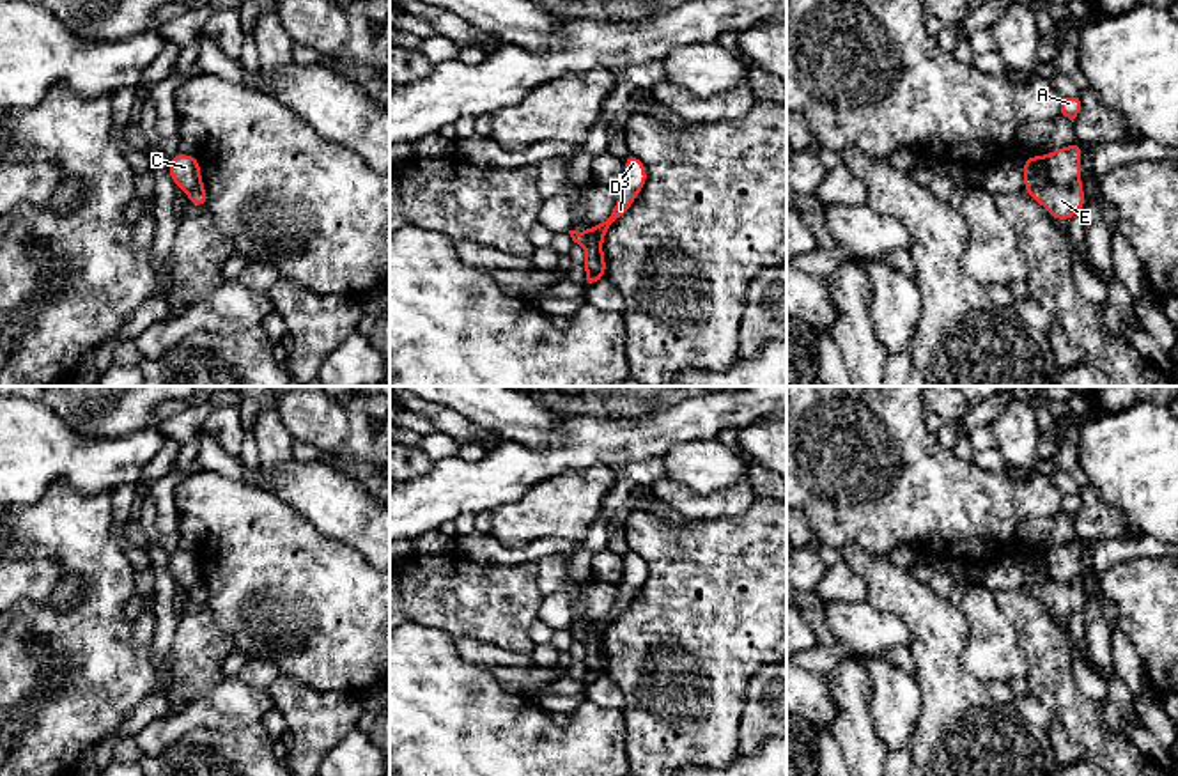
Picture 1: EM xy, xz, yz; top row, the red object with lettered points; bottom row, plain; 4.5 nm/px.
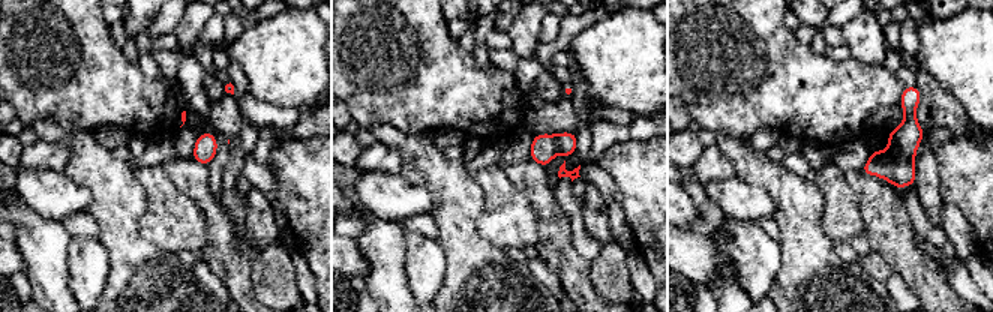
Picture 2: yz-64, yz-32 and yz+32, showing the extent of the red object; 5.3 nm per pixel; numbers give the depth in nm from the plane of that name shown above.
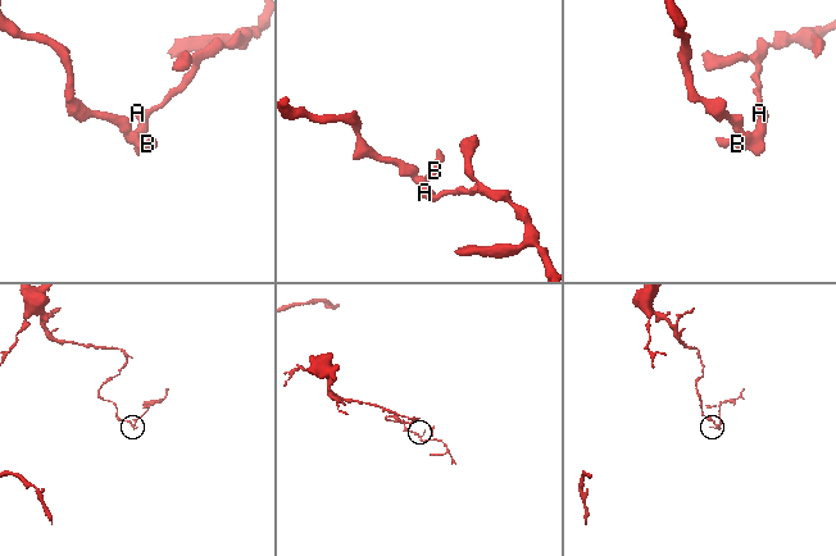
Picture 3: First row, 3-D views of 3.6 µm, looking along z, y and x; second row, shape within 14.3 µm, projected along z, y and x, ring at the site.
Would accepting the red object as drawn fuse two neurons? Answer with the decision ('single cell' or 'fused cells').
fused cells

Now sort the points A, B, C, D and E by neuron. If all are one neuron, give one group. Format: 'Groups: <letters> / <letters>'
Groups: A B D E / C

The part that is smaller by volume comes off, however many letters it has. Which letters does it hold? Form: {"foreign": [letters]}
{"foreign": ["A", "B", "D", "E"]}

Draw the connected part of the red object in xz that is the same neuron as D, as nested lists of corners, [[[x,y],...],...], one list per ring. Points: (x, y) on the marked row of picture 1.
[[[629,154],[624,159],[624,163],[625,163],[625,174],[620,186],[620,197],[613,207],[613,213],[604,221],[592,227],[590,243],[586,248],[586,260],[583,264],[586,271],[585,276],[586,287],[592,287],[606,275],[606,259],[602,252],[602,239],[606,232],[611,229],[615,221],[618,221],[631,209],[636,195],[647,184],[647,167],[638,156]]]

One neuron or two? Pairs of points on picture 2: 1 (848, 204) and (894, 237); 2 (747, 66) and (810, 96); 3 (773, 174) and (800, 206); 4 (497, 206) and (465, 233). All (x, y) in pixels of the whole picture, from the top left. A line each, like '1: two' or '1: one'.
1: two
2: one
3: one
4: two

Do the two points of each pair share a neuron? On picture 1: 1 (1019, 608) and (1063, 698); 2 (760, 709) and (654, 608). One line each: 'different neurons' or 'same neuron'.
1: same neuron
2: different neurons

